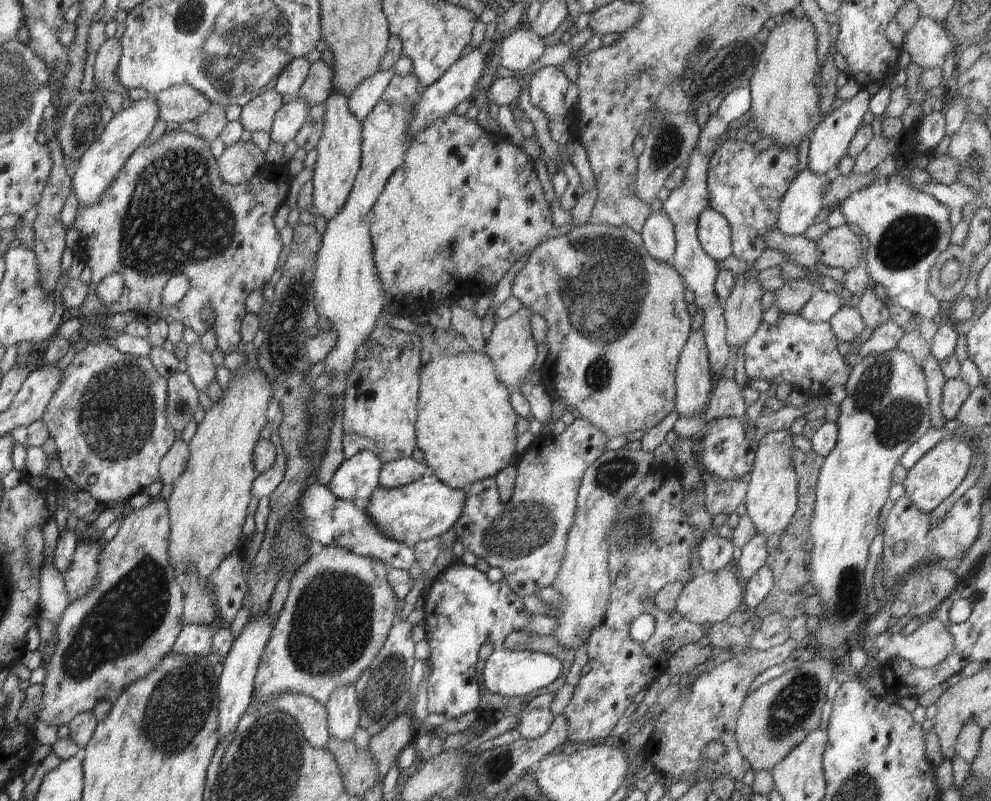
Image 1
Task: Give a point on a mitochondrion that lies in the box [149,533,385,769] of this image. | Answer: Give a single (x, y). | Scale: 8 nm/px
(331, 623)

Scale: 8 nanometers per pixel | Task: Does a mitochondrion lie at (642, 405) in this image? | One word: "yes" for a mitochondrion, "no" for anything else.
no

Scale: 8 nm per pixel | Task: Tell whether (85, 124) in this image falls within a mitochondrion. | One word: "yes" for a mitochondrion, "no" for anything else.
yes

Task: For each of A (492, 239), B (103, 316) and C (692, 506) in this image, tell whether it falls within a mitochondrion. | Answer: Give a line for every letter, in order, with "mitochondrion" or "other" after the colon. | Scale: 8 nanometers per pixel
A: other
B: other
C: mitochondrion

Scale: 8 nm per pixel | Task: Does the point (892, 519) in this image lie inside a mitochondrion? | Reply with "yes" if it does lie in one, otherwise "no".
no

